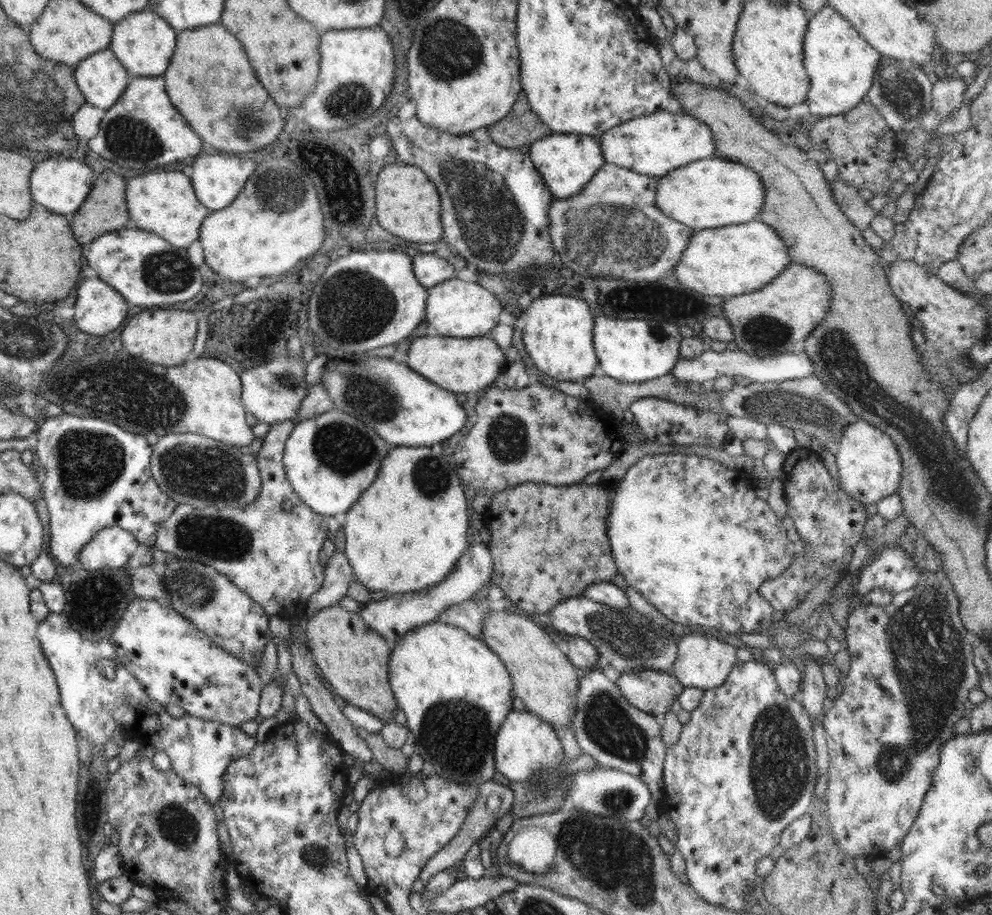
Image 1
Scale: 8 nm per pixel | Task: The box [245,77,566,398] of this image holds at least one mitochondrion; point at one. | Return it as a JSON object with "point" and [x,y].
{"point":[489,219]}

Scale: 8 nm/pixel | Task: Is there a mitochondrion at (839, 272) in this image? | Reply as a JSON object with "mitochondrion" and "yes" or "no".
{"mitochondrion":"no"}

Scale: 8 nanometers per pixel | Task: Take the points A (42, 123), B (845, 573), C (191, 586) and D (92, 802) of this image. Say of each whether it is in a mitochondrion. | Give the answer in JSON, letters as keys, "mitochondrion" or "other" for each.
{"A":"mitochondrion","B":"other","C":"mitochondrion","D":"other"}

